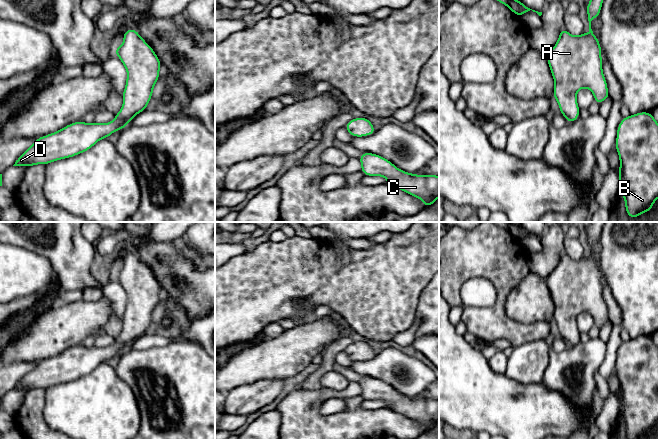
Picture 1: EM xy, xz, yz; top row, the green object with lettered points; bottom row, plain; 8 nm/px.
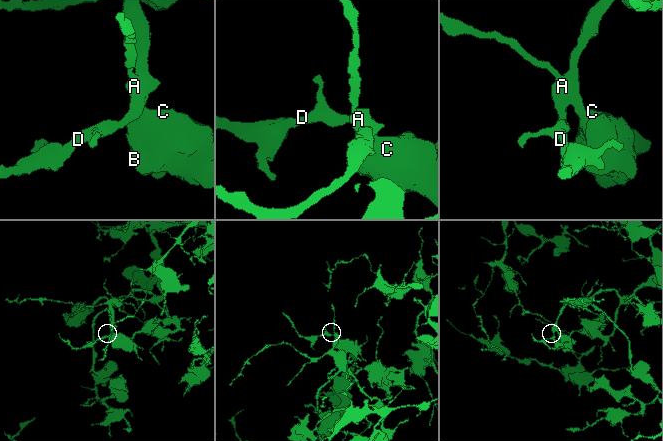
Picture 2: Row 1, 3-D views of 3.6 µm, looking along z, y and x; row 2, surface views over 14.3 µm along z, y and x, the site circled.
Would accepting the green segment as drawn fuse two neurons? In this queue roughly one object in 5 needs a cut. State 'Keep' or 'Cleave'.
Keep

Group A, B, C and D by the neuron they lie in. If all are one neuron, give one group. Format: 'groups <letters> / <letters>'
groups A B C D

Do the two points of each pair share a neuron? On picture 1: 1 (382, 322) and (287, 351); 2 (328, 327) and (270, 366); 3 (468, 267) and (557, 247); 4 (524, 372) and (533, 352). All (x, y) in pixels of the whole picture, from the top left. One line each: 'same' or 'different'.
1: different
2: same
3: different
4: same

